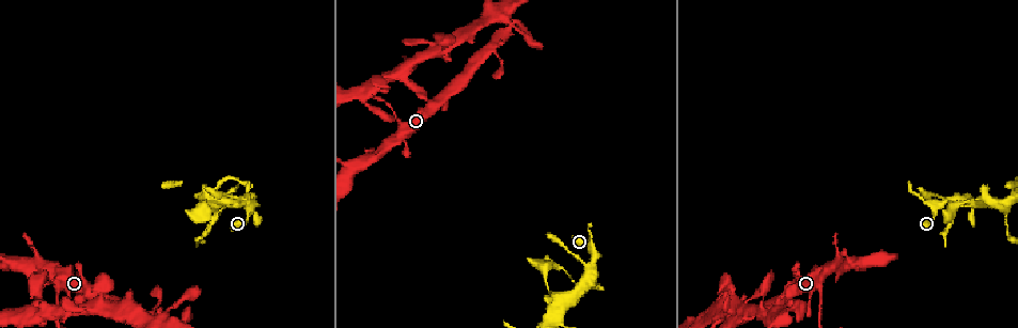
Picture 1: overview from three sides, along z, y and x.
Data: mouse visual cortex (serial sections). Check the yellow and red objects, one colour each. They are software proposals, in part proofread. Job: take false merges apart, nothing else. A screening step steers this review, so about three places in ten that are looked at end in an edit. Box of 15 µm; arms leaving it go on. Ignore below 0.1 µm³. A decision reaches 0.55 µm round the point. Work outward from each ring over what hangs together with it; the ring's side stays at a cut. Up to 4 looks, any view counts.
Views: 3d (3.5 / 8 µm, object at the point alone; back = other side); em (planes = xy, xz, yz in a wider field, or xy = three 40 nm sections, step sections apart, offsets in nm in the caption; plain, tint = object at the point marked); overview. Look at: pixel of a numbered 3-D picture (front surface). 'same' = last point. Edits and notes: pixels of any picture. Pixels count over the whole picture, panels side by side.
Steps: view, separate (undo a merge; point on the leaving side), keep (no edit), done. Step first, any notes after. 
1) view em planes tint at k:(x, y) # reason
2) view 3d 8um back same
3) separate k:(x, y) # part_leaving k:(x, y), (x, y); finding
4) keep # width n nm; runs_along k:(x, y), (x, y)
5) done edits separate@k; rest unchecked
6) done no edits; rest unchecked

view 3d 8um at 1:(789, 294) # a narrow waist

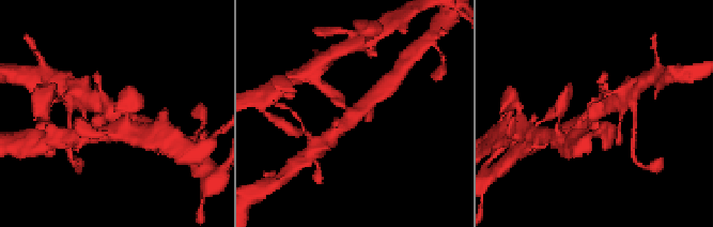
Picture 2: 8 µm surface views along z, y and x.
view em xy step 3 tint at 2:(349, 114) # arms 3; arm_widths 300, 450, 450 nm

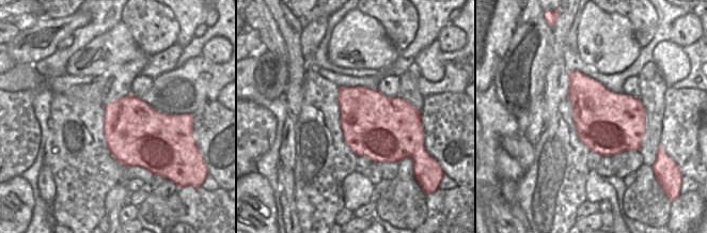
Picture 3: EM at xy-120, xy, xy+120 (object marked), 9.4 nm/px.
keep # runs_along 2:(613, 101), (593, 110), (574, 132); continuous, no second cell

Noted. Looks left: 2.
view 3d 3.5um at 1:(402, 73) # three-way junction

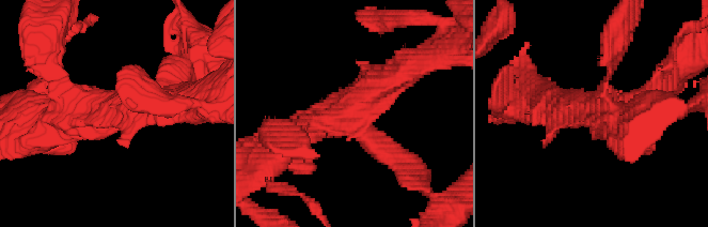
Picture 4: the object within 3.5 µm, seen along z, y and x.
view em xy step 3 tint at 4:(360, 114) # now the EM

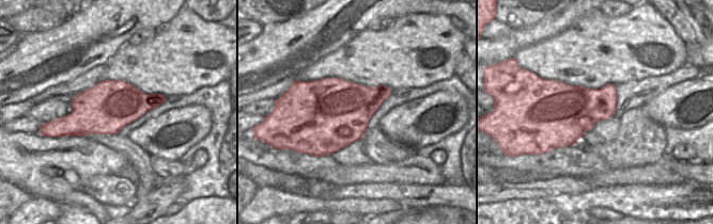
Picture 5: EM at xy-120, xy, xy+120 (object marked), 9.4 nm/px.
keep # runs_along 4:(402, 162), (365, 139), (359, 104), (411, 62); one cell here

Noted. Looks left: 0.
done no edits; rest unchecked

